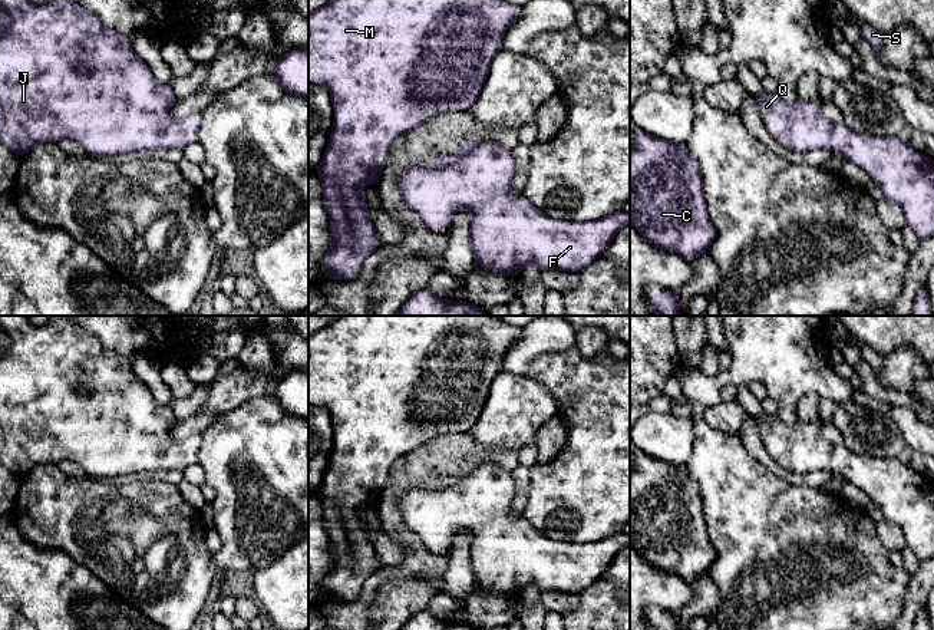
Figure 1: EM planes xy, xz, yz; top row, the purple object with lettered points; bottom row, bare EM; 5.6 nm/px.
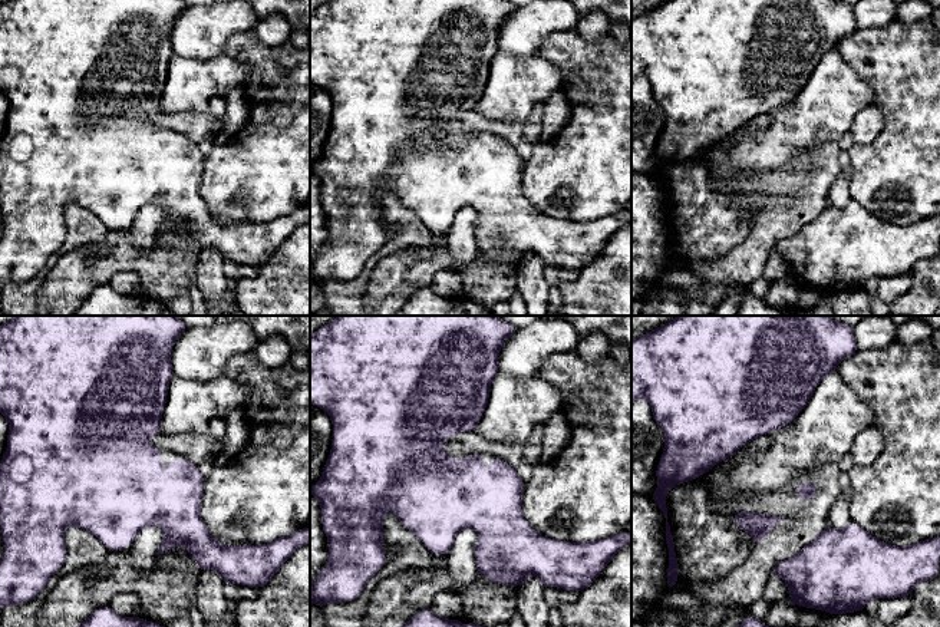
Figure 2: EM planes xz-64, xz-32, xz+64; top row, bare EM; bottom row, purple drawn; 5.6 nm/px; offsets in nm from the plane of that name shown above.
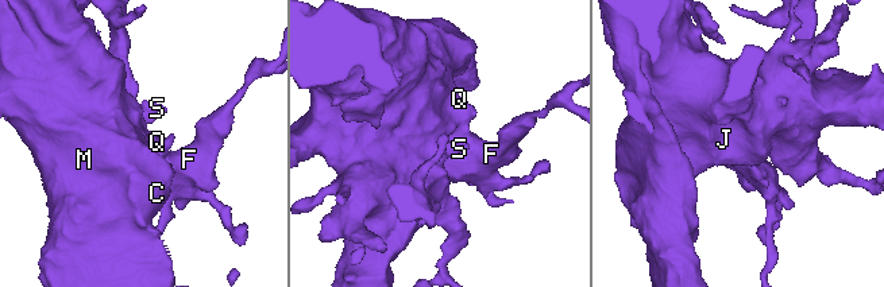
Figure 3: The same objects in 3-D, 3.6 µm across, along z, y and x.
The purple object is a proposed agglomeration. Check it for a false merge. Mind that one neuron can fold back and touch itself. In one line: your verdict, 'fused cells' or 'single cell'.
single cell

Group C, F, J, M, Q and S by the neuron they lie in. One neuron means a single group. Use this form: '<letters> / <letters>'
C F J M Q S

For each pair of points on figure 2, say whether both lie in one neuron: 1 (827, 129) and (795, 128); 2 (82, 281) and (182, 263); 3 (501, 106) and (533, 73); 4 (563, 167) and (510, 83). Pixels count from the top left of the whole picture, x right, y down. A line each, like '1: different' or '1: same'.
1: same
2: same
3: same
4: different

